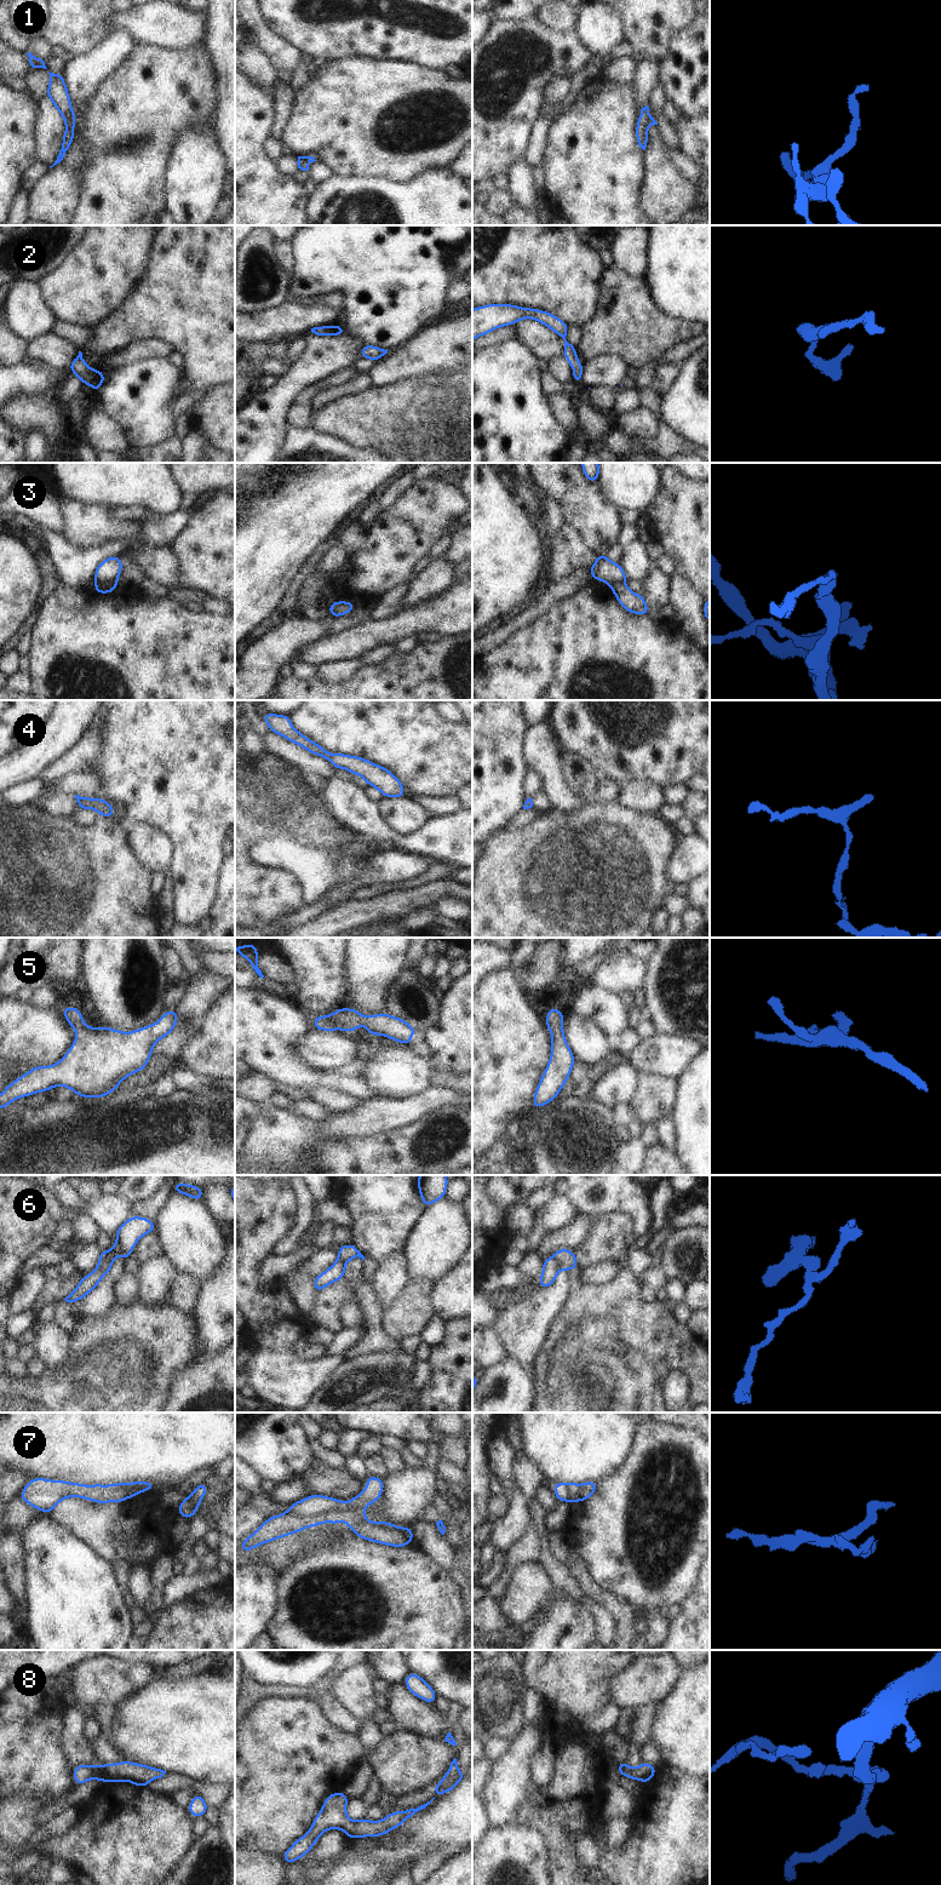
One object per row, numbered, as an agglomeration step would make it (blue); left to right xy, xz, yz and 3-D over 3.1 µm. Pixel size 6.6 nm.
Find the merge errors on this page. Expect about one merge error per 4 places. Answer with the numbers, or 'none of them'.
1, 3, 6

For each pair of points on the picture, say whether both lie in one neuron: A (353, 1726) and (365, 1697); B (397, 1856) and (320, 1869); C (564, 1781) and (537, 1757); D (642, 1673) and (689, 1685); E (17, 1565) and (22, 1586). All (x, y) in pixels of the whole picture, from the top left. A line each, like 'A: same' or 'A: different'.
A: different
B: different
C: different
D: different
E: same

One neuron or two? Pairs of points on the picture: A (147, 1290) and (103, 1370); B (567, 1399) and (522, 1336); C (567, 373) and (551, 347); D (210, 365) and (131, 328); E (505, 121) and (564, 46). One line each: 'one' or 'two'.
A: two
B: two
C: two
D: one
E: one

